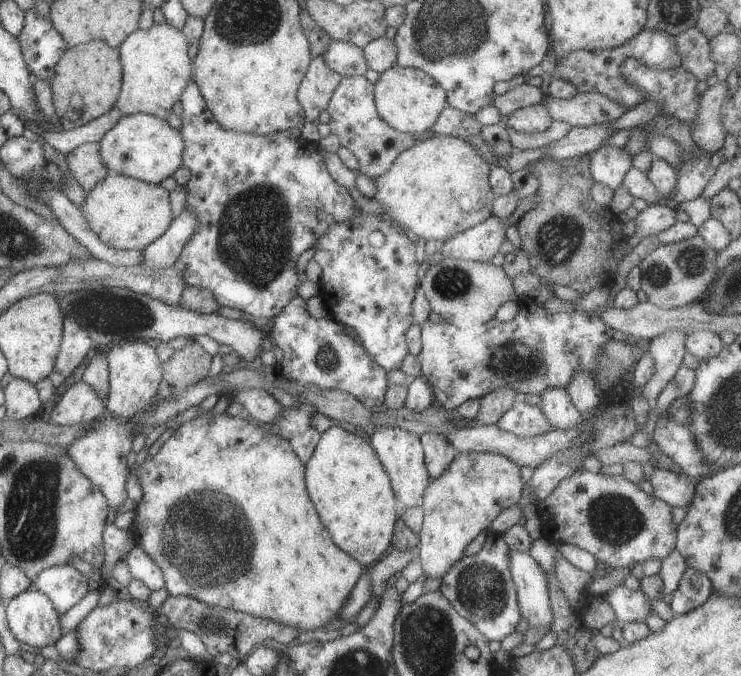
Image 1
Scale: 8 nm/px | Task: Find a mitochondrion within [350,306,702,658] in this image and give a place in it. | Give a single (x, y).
(481, 587)

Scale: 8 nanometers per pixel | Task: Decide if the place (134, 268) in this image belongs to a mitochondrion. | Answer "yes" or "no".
no

